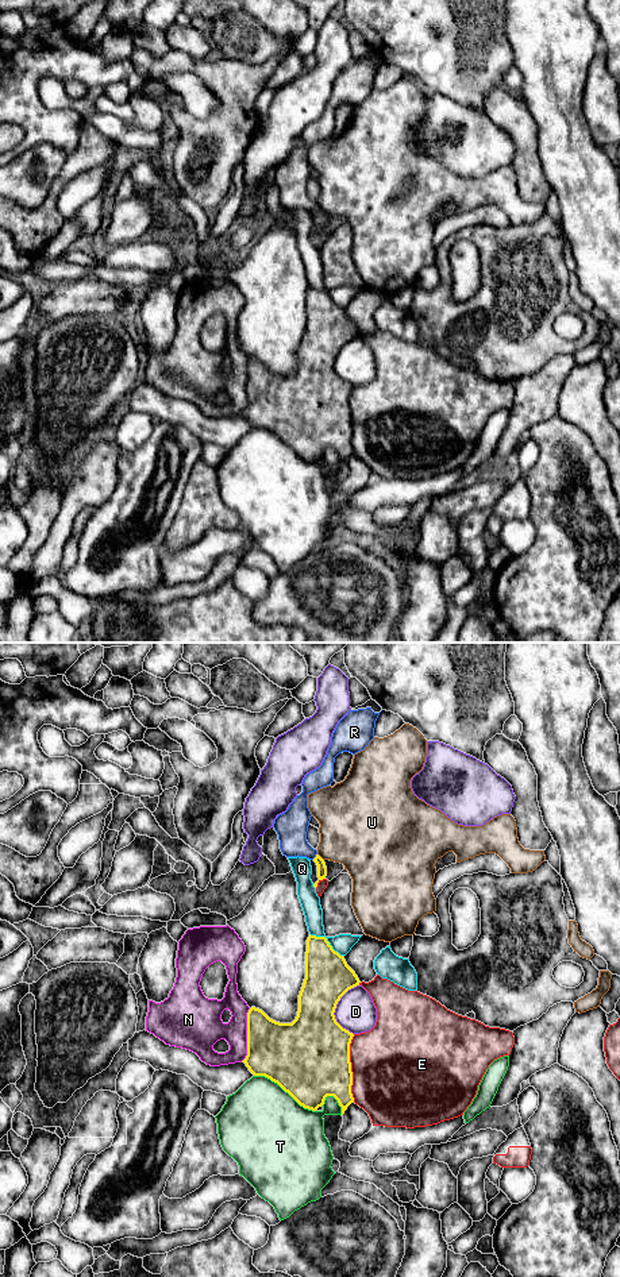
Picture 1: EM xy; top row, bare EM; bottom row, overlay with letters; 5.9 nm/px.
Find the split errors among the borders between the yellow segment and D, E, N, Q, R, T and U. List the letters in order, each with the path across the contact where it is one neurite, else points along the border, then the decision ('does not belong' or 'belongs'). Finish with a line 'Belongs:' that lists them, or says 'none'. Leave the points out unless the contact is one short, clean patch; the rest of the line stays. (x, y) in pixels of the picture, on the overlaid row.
D: does not belong
E: does not belong
N: does not belong
Q: does not belong
R: across xy (322, 870), (316, 856), (292, 834), (292, 826) | belongs
T: does not belong
U: does not belong
Belongs: R

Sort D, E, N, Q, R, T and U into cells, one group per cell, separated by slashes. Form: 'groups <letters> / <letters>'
groups D / E / N / Q / R / T / U

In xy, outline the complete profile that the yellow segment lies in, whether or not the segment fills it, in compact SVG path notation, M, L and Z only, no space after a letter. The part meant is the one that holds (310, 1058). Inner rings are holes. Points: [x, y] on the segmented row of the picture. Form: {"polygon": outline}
{"polygon": "M309 934L296 1019L280 1023L251 1007L247 1056L242 1062L254 1076L277 1083L304 1108L316 1111L327 1096L334 1096L343 1115L354 1103L350 1062L354 1034L336 1022L334 1012L340 998L359 983L326 937Z"}

